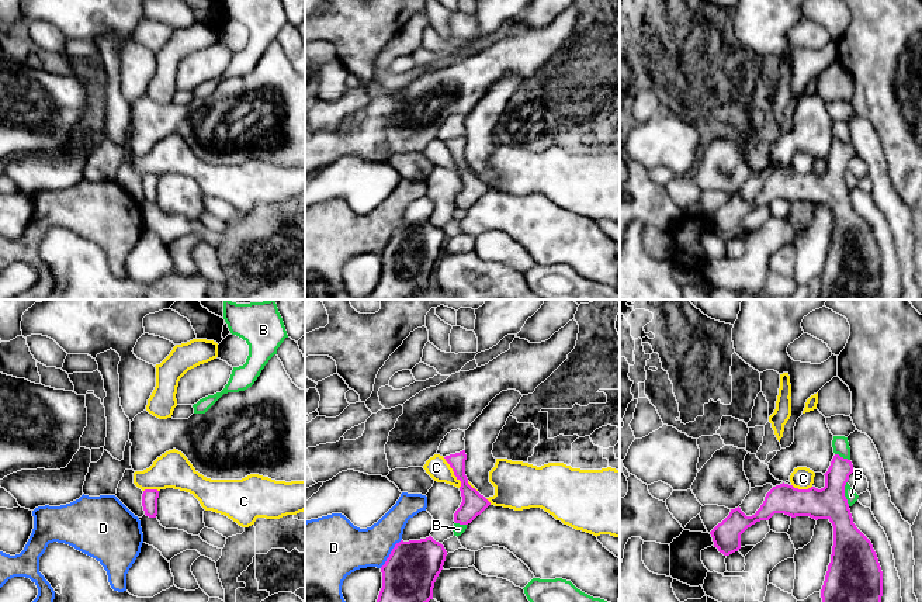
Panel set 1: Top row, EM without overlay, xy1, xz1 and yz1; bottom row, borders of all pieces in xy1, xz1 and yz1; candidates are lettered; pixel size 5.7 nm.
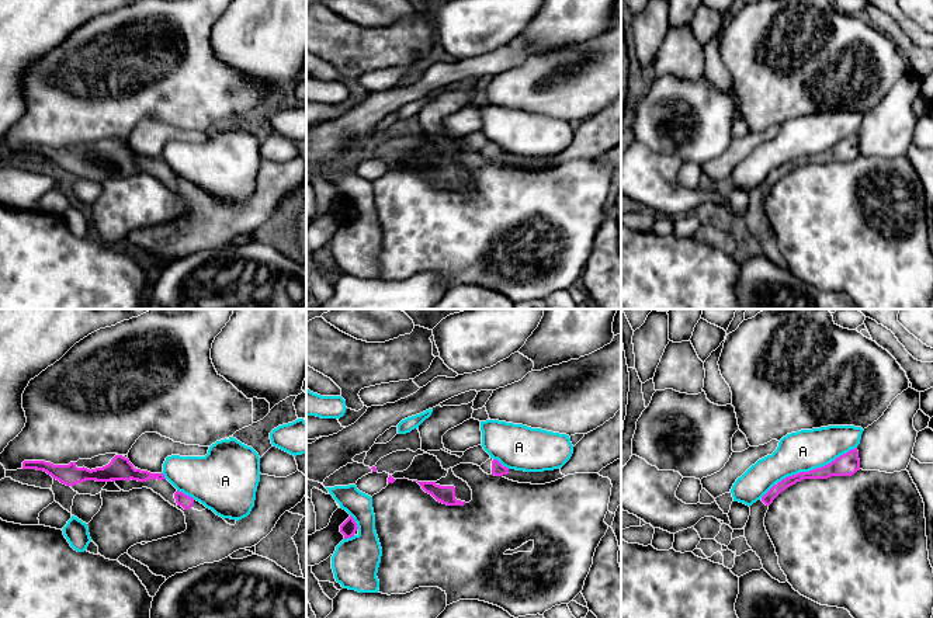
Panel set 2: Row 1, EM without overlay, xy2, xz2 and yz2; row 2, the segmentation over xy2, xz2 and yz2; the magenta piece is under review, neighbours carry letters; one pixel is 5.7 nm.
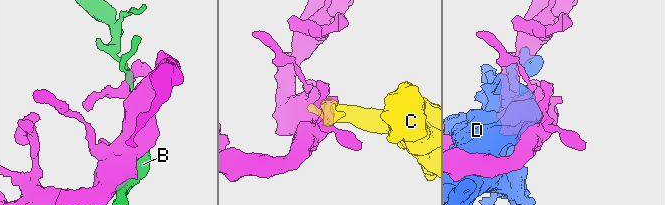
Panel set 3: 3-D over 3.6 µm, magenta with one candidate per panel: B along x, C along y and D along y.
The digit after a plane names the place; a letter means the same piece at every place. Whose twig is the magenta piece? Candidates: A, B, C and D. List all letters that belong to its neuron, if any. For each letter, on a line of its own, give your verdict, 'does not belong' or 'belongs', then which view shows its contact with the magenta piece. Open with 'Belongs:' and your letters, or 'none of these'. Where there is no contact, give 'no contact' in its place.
Belongs: none of these
A: does not belong; contact in yz2
B: does not belong; contact in yz1
C: does not belong; contact in xz1
D: does not belong; contact in xz1

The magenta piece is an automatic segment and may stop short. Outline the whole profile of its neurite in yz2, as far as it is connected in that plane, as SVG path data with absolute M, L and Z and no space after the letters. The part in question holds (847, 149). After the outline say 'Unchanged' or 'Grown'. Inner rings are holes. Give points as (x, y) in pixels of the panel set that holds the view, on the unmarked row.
M857 133L840 140L830 149L812 154L809 157L800 157L788 162L774 170L760 185L750 191L750 201L745 212L745 223L752 236L760 243L763 254L780 268L785 268L787 261L778 250L776 233L766 216L764 202L773 185L787 173L804 164L828 164L830 162L852 162L860 156L860 145Z. Grown

